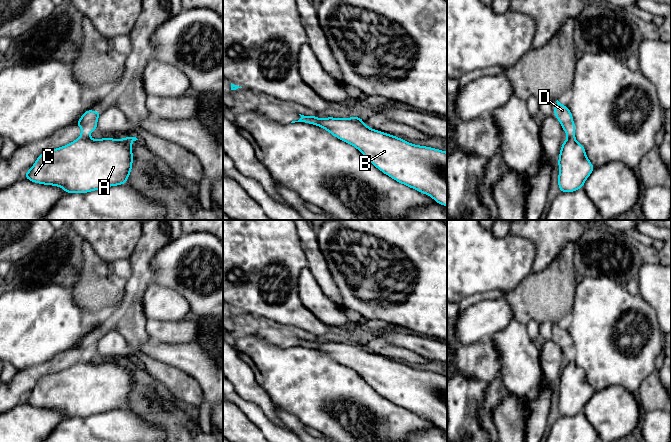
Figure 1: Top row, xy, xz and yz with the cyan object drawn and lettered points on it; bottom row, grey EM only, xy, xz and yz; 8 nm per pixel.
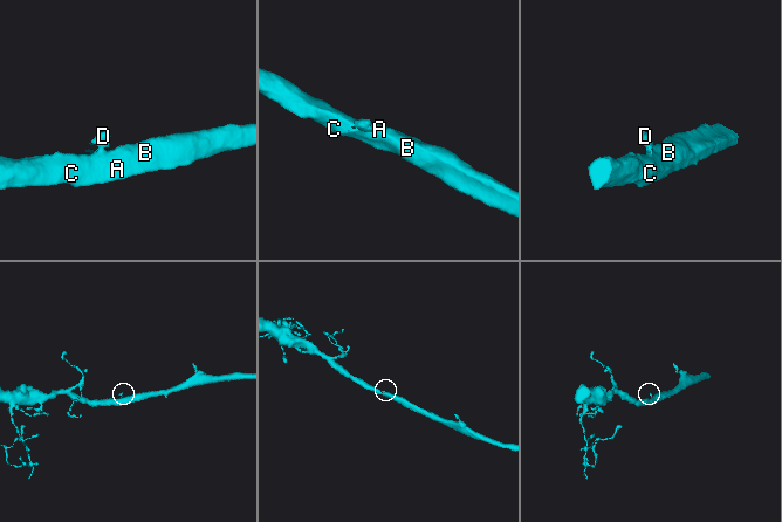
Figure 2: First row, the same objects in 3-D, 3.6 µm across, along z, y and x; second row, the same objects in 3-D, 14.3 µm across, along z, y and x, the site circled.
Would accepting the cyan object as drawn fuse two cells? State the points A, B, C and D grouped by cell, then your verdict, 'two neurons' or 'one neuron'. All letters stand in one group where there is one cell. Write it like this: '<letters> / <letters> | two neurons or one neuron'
A B C / D | two neurons

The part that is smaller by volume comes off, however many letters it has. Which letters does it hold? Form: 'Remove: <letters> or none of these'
Remove: D

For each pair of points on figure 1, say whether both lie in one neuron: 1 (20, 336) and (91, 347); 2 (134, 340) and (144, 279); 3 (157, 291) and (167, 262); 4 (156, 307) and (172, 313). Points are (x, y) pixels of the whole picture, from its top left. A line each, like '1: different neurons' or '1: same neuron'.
1: different neurons
2: same neuron
3: different neurons
4: same neuron

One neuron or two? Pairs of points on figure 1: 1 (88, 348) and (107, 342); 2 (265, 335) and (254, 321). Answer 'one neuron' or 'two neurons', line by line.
1: two neurons
2: two neurons

